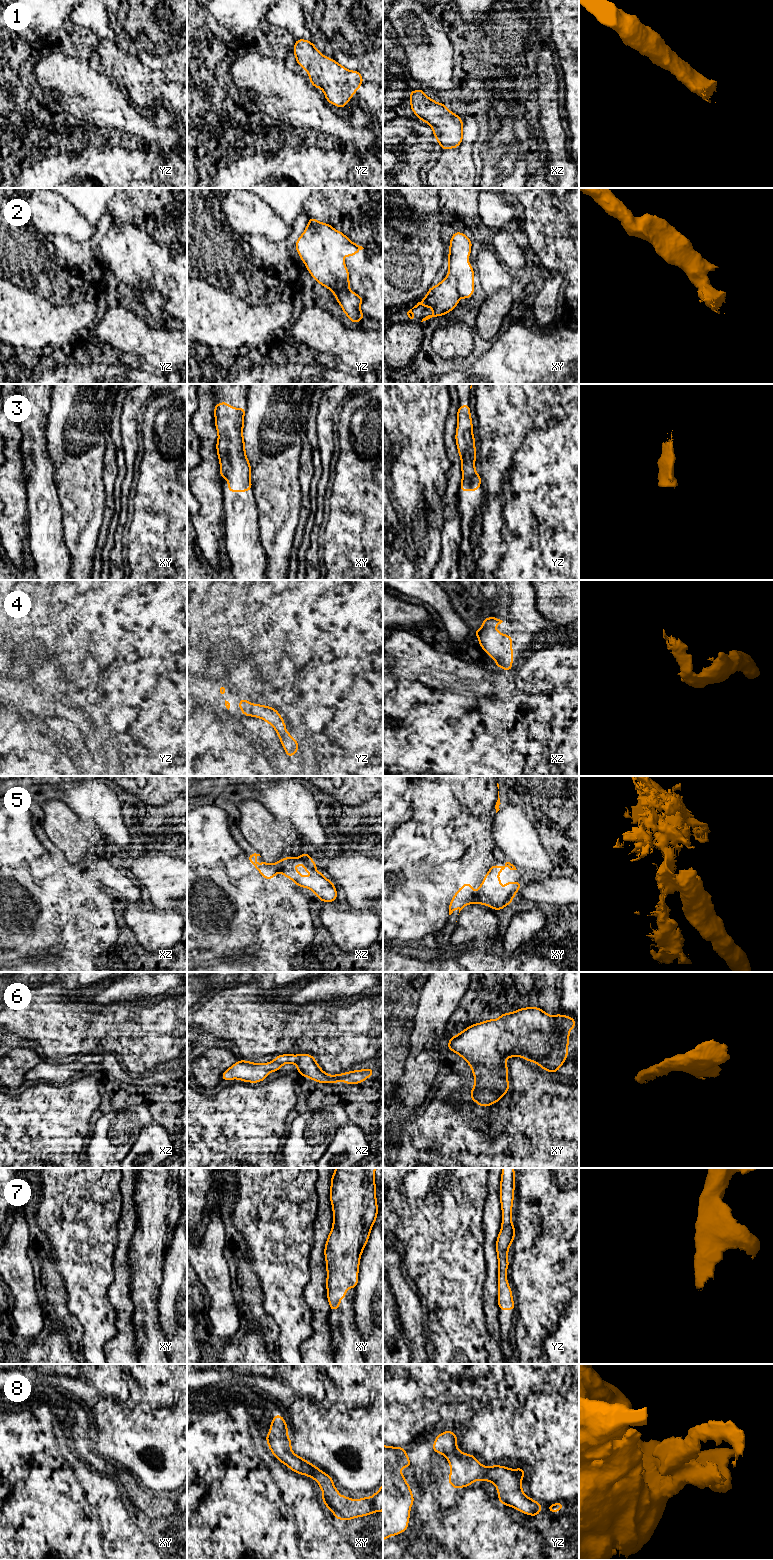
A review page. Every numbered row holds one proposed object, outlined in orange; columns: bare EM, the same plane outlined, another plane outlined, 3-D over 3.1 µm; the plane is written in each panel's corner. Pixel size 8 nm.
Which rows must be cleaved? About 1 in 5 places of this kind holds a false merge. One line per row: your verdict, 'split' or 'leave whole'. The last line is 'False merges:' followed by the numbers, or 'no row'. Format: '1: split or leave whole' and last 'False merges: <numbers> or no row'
1: leave whole
2: split
3: leave whole
4: leave whole
5: split
6: leave whole
7: leave whole
8: leave whole
False merges: 2, 5

